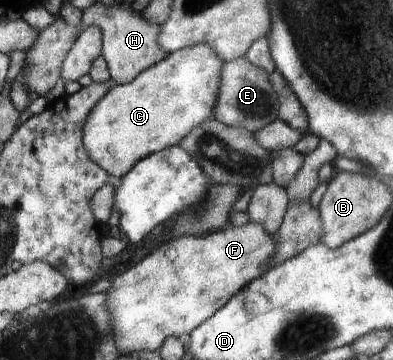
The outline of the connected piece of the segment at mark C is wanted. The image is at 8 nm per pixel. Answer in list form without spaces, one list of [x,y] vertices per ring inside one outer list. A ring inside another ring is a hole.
[[[201,44],[170,53],[165,60],[146,69],[131,83],[114,85],[114,89],[92,109],[84,123],[82,141],[88,157],[106,173],[122,178],[138,161],[162,149],[177,146],[190,131],[216,116],[224,63],[212,46]]]

